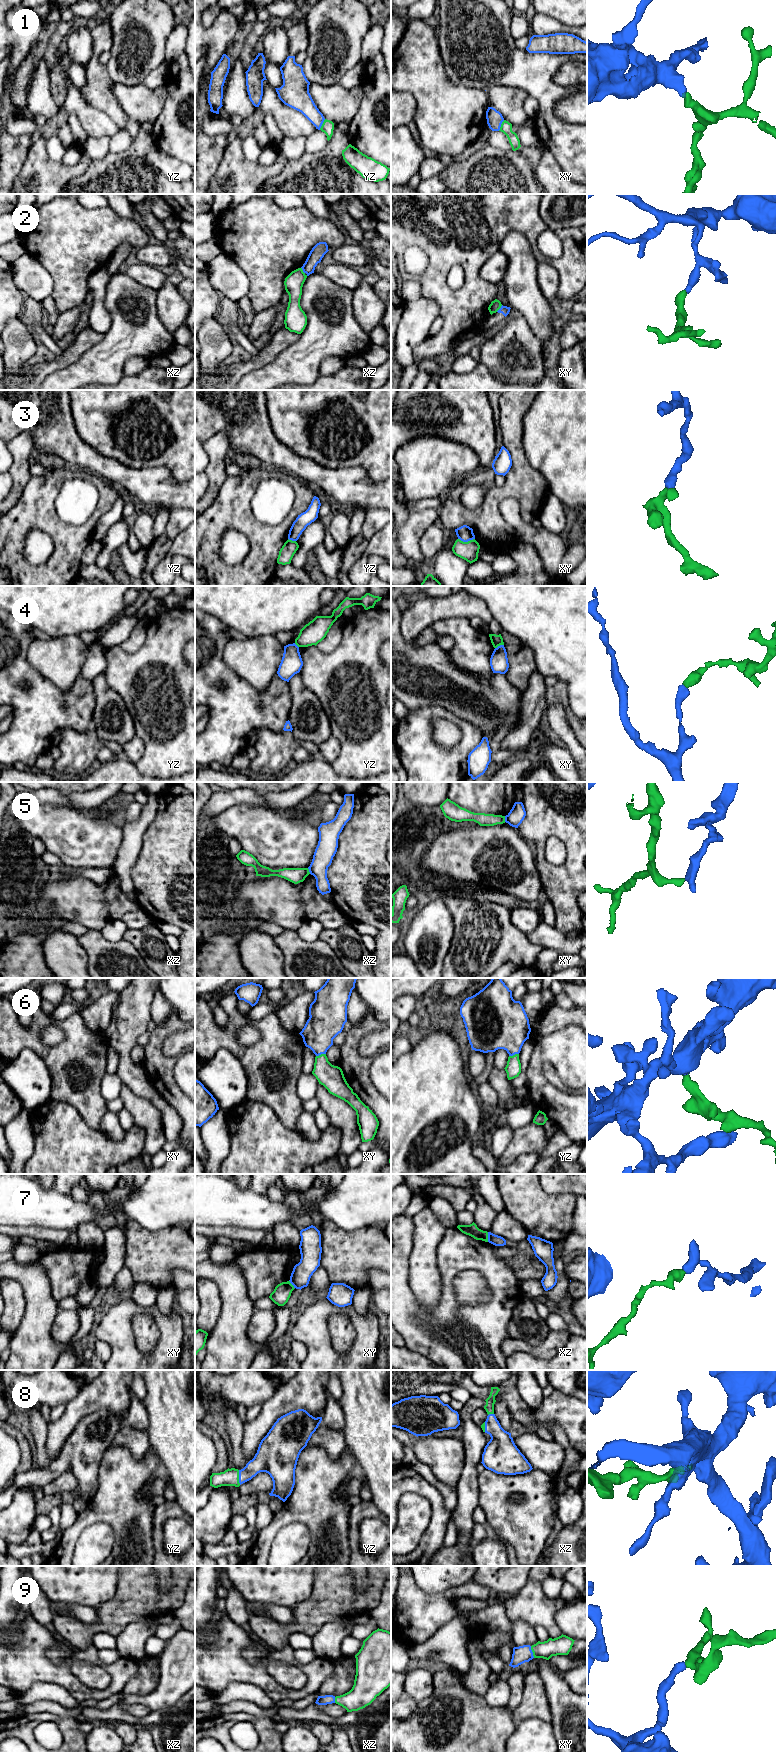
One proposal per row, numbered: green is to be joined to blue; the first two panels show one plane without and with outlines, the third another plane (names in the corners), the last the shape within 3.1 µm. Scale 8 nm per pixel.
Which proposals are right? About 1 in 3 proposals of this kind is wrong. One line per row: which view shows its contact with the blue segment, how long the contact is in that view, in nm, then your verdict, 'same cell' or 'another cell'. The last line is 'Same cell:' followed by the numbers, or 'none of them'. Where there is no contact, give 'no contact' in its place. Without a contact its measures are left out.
1: contact in yz; length 100 nm; another cell
2: contact in xy; length 80 nm; another cell
3: contact in xy; length 140 nm; another cell
4: contact in xy; length 80 nm; another cell
5: contact in xz; length 50 nm; another cell
6: contact in xy; length 80 nm; same cell
7: contact in xz; length 80 nm; another cell
8: contact in yz; length 120 nm; same cell
9: contact in xy; length 100 nm; same cell
Same cell: 6, 8, 9

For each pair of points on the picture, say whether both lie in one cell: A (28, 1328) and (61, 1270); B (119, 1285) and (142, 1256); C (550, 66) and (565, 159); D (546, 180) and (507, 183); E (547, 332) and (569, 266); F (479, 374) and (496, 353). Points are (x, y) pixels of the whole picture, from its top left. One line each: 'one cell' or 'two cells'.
A: two cells
B: two cells
C: one cell
D: two cells
E: two cells
F: two cells

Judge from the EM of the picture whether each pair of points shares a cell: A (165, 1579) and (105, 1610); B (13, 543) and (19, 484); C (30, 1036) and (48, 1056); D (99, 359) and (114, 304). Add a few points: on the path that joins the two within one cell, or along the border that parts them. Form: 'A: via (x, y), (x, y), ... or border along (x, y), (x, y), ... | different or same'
A: border along (156, 1576), (158, 1586), (166, 1592) | different
B: border along (28, 480), (20, 498), (10, 509) | different
C: via (33, 1041), (43, 1051) | same
D: via (113, 345), (117, 341), (117, 318) | same

